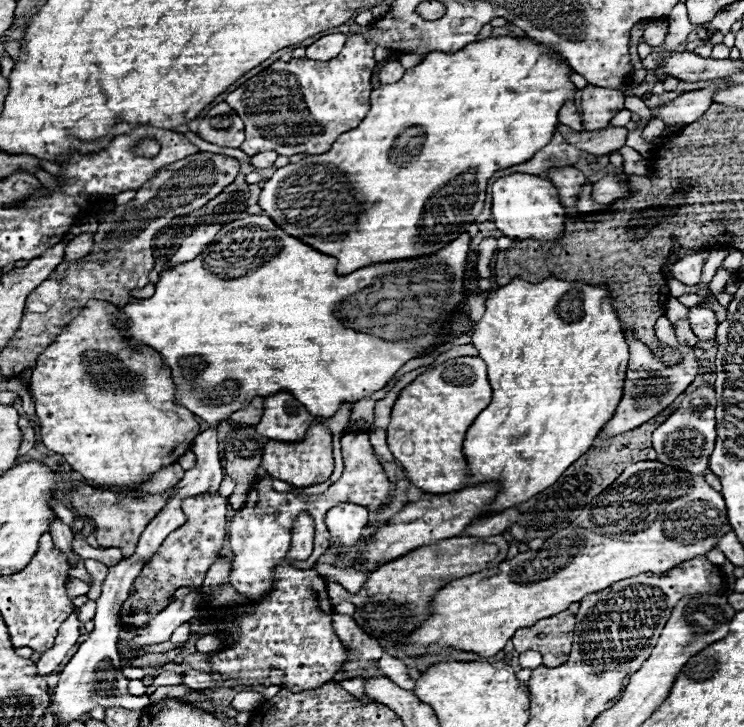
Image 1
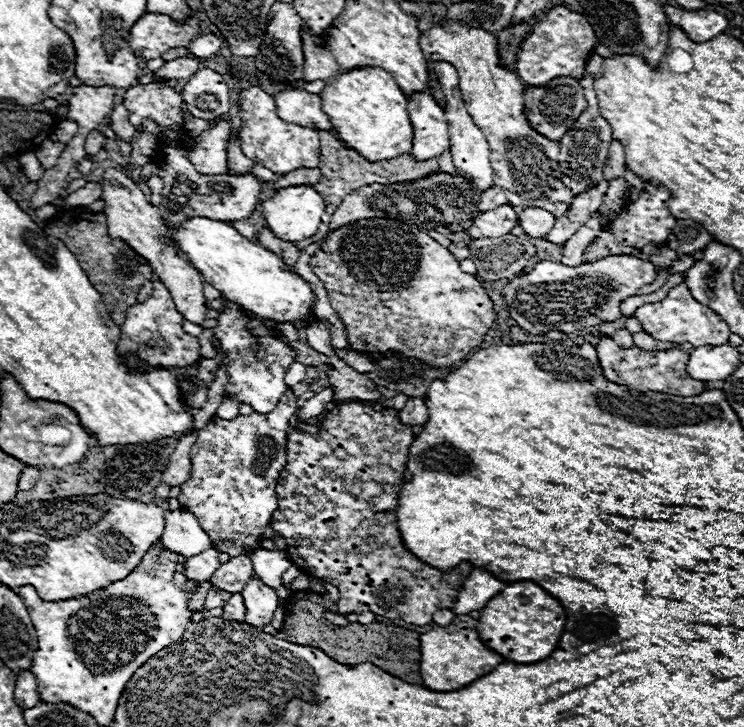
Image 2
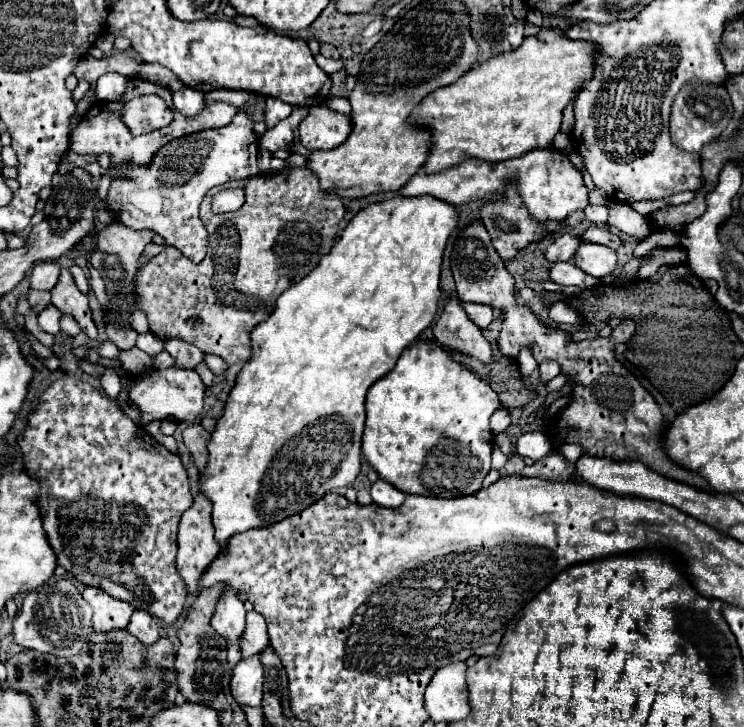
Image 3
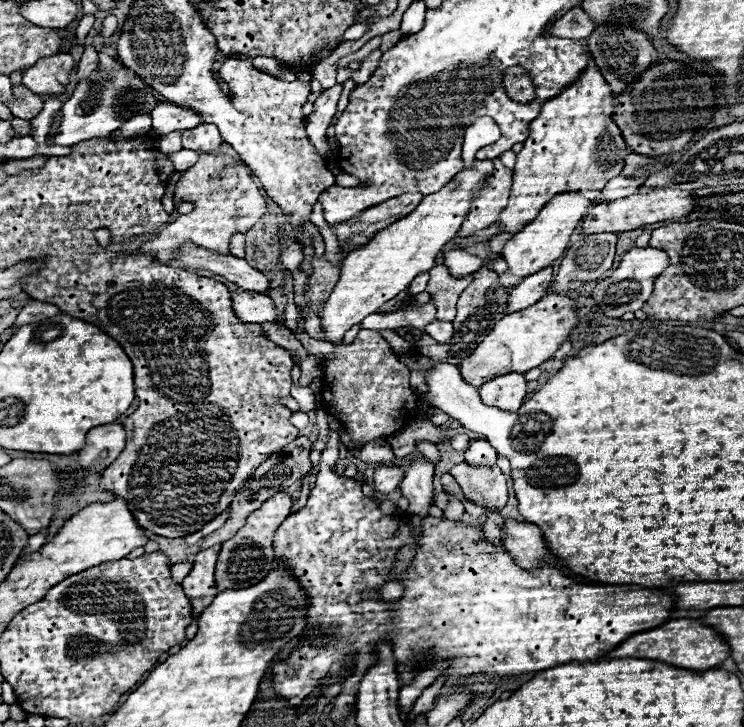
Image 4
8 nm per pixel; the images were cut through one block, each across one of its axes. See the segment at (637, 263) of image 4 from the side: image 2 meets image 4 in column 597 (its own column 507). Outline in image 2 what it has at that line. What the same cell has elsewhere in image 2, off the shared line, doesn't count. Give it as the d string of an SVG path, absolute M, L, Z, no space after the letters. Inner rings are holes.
M606 256L602 260L596 262L586 262L580 266L564 266L560 262L538 262L530 274L518 276L514 280L510 280L510 284L502 290L504 302L508 304L510 316L518 322L520 328L524 328L530 334L546 334L550 330L558 330L564 334L572 334L572 332L580 332L596 328L600 324L610 324L610 322L618 322L624 316L620 314L620 302L624 302L630 296L636 296L636 292L654 282L656 278L656 268L652 262L640 260L636 256Z

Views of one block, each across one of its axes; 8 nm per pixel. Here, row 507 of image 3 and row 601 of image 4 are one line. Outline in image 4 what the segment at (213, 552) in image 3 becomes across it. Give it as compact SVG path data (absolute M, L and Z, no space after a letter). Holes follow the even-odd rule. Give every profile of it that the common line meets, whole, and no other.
M220 544L200 550L194 556L194 568L190 570L190 574L184 578L182 588L184 594L190 598L192 602L192 616L198 618L200 612L204 610L204 606L208 606L214 596L218 594L216 590L216 582L214 582L214 566L218 560L218 552L220 552Z

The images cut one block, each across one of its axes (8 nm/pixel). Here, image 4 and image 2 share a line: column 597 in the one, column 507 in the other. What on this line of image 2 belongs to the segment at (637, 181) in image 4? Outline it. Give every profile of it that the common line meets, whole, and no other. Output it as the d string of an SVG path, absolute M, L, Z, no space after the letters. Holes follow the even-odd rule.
M494 186L494 188L490 188L490 190L486 190L482 194L482 198L478 202L478 208L480 208L480 212L486 212L486 210L492 210L492 208L496 208L500 204L508 204L508 200L506 200L504 192L498 186Z

